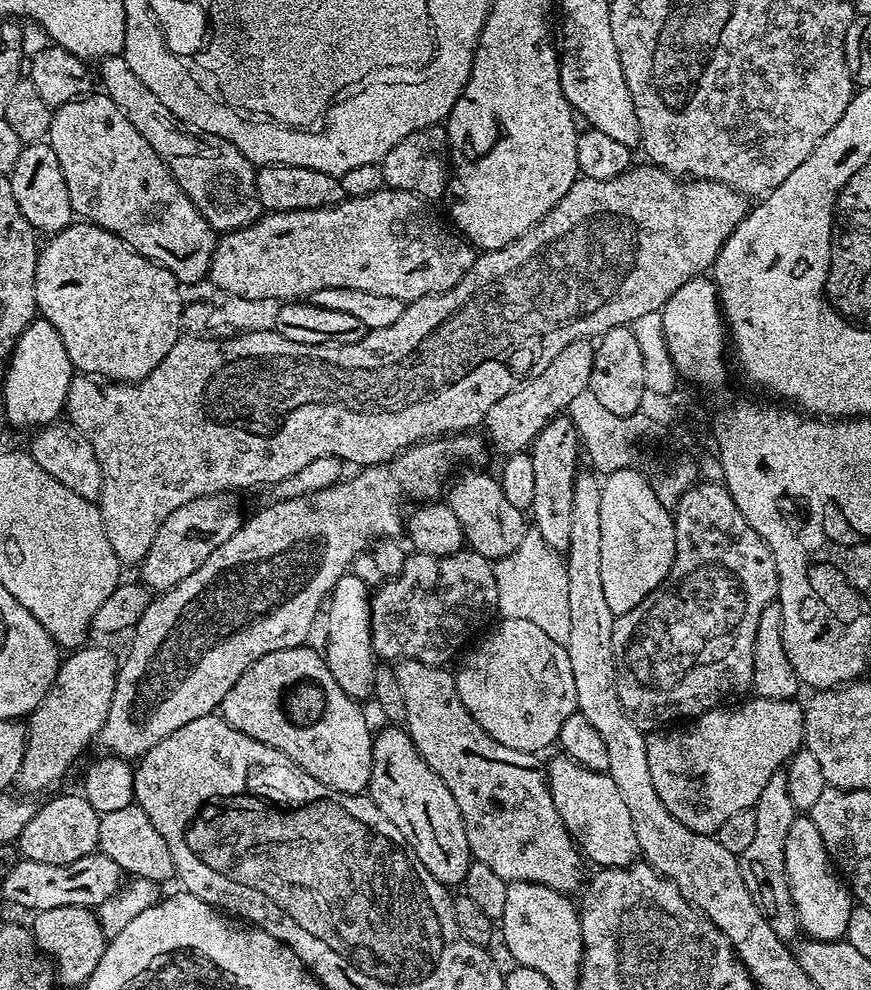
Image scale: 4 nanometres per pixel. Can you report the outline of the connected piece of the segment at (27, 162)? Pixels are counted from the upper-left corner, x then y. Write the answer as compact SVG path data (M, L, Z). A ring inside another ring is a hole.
M46 142L24 144L17 162L10 173L14 202L18 202L18 210L35 228L37 233L55 234L73 223L74 213L70 206L70 190L66 190L66 177L62 174L62 166L58 166L58 154Z

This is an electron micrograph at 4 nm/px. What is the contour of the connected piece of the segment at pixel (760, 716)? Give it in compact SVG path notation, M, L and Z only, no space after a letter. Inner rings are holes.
M751 699L737 708L711 708L683 726L647 733L646 762L650 762L654 790L658 790L662 806L682 826L715 834L726 818L756 805L766 782L800 751L804 743L803 707L796 705L795 699Z

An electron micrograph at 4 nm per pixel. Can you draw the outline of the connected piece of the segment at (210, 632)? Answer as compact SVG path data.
M467 430L459 434L449 434L443 438L425 440L423 444L413 444L412 447L405 452L401 452L396 459L388 461L387 464L373 464L365 467L363 470L357 471L360 473L353 480L344 480L341 484L332 484L329 488L314 493L309 500L304 496L298 497L297 500L280 500L277 504L272 504L269 508L254 513L249 520L247 517L241 523L238 531L230 534L230 538L226 538L226 542L222 542L222 546L218 546L218 550L214 550L214 554L210 554L210 558L206 558L206 562L202 562L202 566L198 566L198 570L194 570L194 574L190 574L190 578L182 578L182 582L178 582L168 591L161 592L155 598L149 599L142 618L131 633L131 636L133 635L132 645L128 648L128 657L122 660L119 665L114 698L110 698L110 710L106 714L106 722L100 731L99 743L104 743L108 750L114 750L118 757L139 758L154 746L158 746L158 742L162 742L162 738L174 734L174 730L178 730L178 726L186 726L186 722L194 722L194 718L213 715L226 698L230 686L234 686L234 682L238 682L238 678L242 678L242 674L254 662L258 662L258 658L262 658L267 652L273 652L274 650L301 647L307 641L304 639L312 632L312 623L315 622L316 615L321 615L332 587L342 578L344 573L347 573L353 567L351 566L352 559L368 543L371 545L377 538L396 538L399 537L399 532L401 535L406 524L405 517L403 515L400 517L400 507L403 506L404 500L416 500L412 502L435 501L439 497L436 495L440 491L440 495L445 491L446 483L444 484L444 479L451 474L452 467L459 460L476 460L483 454L484 444L486 448L485 437L483 435L480 435L481 437L472 435L476 434Z

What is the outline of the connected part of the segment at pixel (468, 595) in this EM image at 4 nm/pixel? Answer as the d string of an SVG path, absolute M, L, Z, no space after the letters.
M461 550L449 556L413 551L405 559L402 571L383 582L385 584L380 589L376 588L371 593L371 606L372 651L384 662L403 658L437 666L447 665L447 660L456 651L459 653L481 631L479 628L491 618L492 612L494 616L497 611L498 582L493 561L471 550Z

